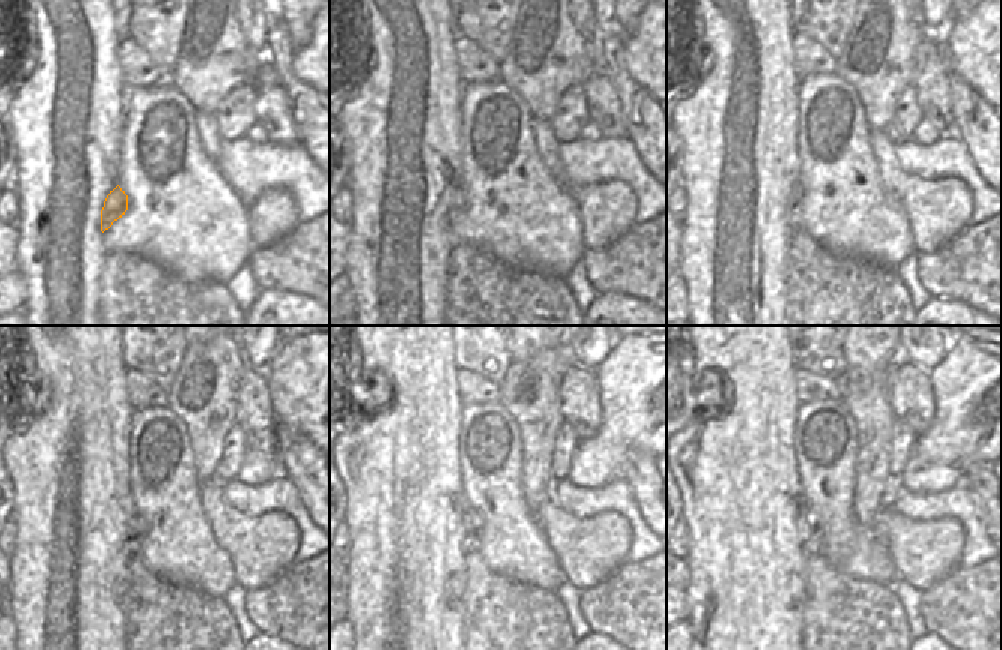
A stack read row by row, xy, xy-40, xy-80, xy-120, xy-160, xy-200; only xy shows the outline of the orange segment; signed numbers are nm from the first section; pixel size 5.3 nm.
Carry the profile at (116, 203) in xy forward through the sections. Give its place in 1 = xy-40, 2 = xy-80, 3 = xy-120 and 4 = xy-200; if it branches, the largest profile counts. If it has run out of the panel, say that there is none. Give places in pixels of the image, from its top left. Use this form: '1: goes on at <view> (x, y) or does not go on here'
1: goes on at xy-40 (456, 207)
2: goes on at xy-80 (797, 192)
3: goes on at xy-120 (137, 529)
4: goes on at xy-200 (812, 524)

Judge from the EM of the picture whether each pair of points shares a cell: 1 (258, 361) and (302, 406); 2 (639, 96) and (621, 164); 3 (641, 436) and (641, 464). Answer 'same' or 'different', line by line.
1: different
2: different
3: different

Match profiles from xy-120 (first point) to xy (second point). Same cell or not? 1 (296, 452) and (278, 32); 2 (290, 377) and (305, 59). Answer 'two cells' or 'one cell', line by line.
1: one cell
2: one cell

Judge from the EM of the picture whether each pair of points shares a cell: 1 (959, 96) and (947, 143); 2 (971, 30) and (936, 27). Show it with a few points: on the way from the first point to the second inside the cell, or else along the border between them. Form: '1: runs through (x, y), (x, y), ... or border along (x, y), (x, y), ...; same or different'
1: border along (950, 132), (963, 141), (972, 159); different
2: border along (953, 17), (947, 27), (945, 47); different

